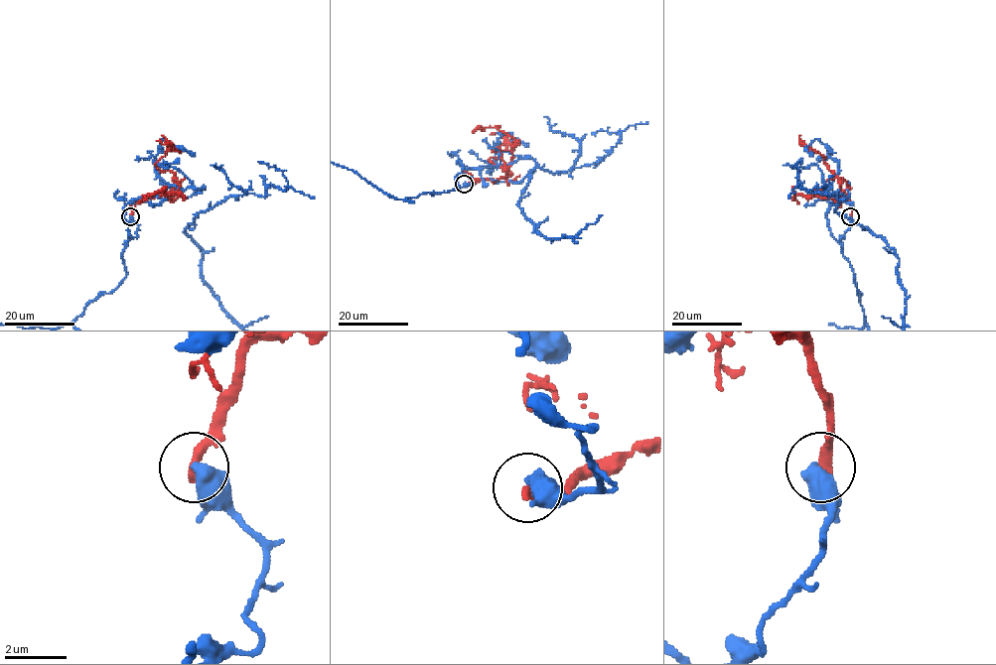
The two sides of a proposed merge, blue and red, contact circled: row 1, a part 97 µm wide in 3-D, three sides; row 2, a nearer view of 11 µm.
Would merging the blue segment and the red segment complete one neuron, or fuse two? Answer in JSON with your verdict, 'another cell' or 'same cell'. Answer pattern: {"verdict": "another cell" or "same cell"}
{"verdict": "another cell"}

